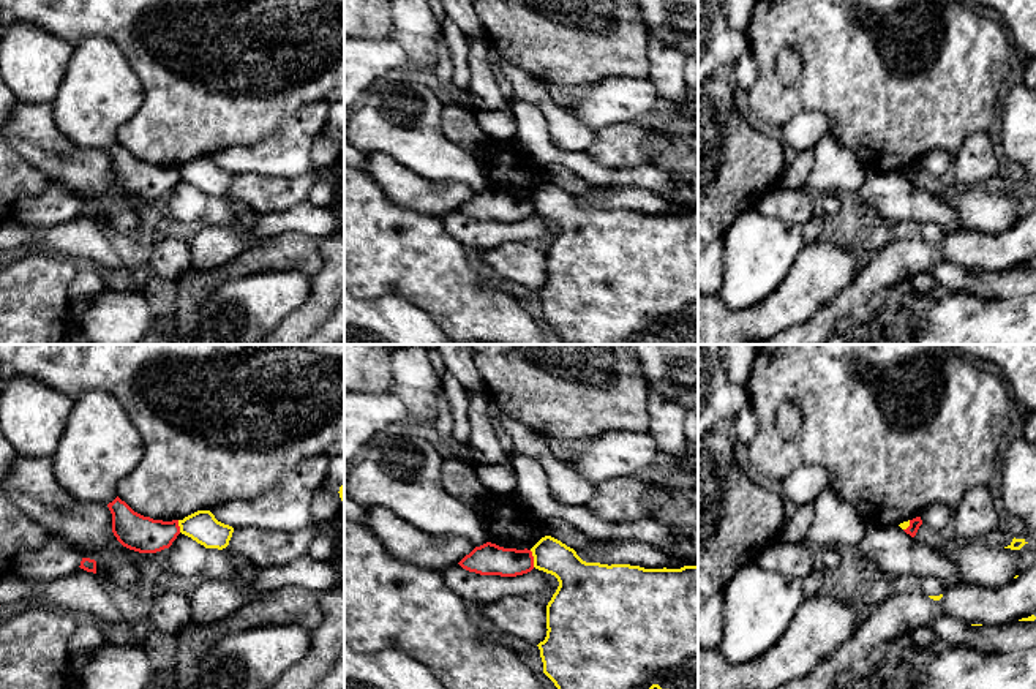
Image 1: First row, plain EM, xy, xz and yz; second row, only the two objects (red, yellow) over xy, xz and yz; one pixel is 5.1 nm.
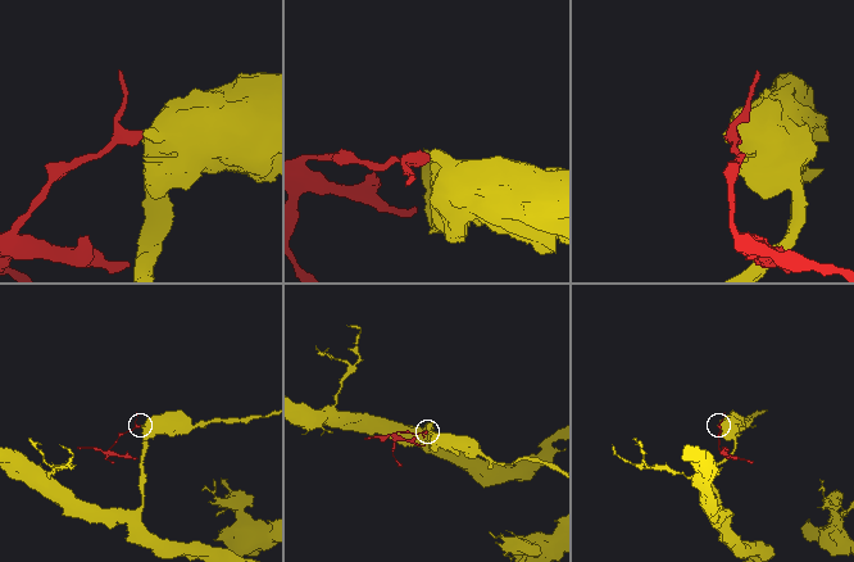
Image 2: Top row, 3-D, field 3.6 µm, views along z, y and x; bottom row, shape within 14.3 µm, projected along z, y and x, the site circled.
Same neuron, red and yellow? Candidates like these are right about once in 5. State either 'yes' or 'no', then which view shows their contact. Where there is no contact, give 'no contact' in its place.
no; meets red in xz

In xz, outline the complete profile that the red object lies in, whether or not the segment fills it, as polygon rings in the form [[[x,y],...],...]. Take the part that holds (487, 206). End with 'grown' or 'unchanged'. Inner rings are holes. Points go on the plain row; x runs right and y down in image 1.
[[[486,188],[475,193],[458,210],[466,216],[480,221],[516,223],[534,215],[534,202],[527,194],[504,194]]]; unchanged

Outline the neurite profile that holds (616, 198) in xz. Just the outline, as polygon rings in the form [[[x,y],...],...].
[[[638,186],[599,188],[575,198],[586,209],[630,210],[644,215],[663,215],[670,205],[662,196]]]

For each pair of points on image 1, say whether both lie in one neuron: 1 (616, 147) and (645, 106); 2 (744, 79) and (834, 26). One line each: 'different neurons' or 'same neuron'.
1: different neurons
2: different neurons

